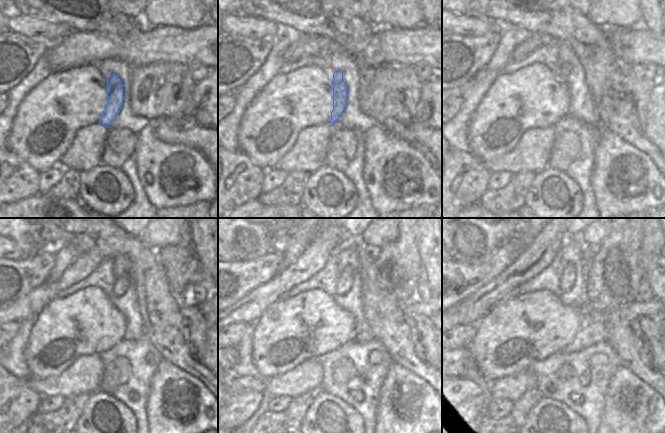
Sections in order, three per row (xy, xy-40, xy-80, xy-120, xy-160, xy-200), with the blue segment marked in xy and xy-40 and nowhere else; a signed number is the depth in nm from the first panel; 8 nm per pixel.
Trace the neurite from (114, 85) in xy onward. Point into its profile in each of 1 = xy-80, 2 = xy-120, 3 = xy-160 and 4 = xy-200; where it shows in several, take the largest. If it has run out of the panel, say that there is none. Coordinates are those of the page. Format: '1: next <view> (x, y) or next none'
1: next xy-80 (566, 68)
2: next xy-120 (121, 284)
3: next xy-160 (347, 278)
4: next xy-200 (572, 274)

